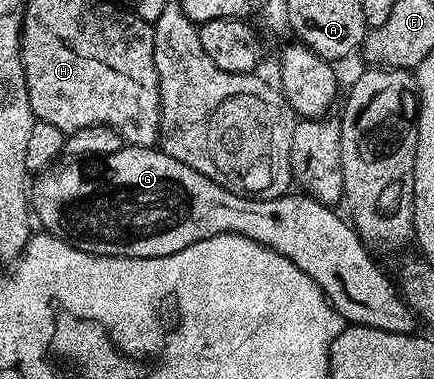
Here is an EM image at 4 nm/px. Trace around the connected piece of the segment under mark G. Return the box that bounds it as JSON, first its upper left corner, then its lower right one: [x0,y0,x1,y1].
[31,145,418,334]

